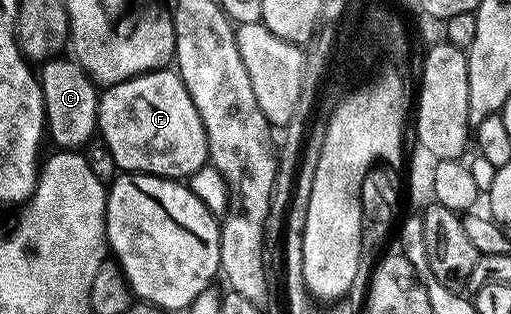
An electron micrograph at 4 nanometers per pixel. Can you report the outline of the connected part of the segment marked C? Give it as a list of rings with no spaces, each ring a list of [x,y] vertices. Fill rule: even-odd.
[[[51,58],[42,65],[43,72],[38,73],[39,83],[43,86],[43,109],[47,115],[45,125],[46,131],[63,148],[82,149],[87,141],[96,135],[99,122],[99,98],[100,89],[96,83],[90,79],[87,72],[74,58],[68,60],[59,60],[60,58]]]

